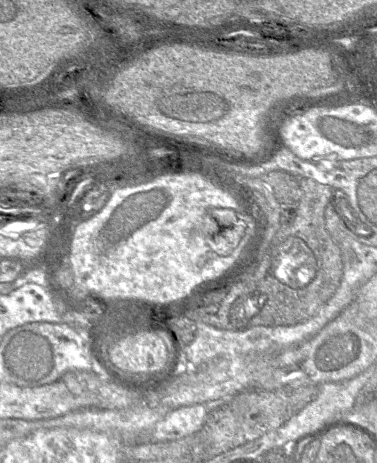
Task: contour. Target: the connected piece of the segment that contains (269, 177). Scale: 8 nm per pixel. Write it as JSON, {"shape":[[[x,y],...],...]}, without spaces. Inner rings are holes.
{"shape":[[[272,171],[261,177],[254,178],[260,178],[263,182],[269,185],[274,193],[275,198],[281,204],[282,212],[280,216],[280,225],[288,226],[291,224],[296,216],[296,210],[301,199],[299,178],[284,171]]]}

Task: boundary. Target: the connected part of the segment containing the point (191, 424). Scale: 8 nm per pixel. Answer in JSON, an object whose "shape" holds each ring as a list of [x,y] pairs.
{"shape":[[[194,404],[171,410],[152,428],[152,441],[173,441],[200,430],[209,410],[204,404]]]}

